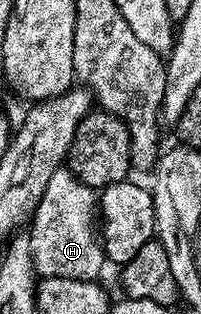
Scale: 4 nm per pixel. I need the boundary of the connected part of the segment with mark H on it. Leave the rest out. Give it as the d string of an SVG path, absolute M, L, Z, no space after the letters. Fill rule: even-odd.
M62 168L51 172L51 181L31 215L27 233L33 267L41 278L70 278L71 280L97 280L101 269L107 266L107 255L99 241L99 230L93 227L93 213L99 210L99 198L70 171ZM33 224L33 227L31 227Z

